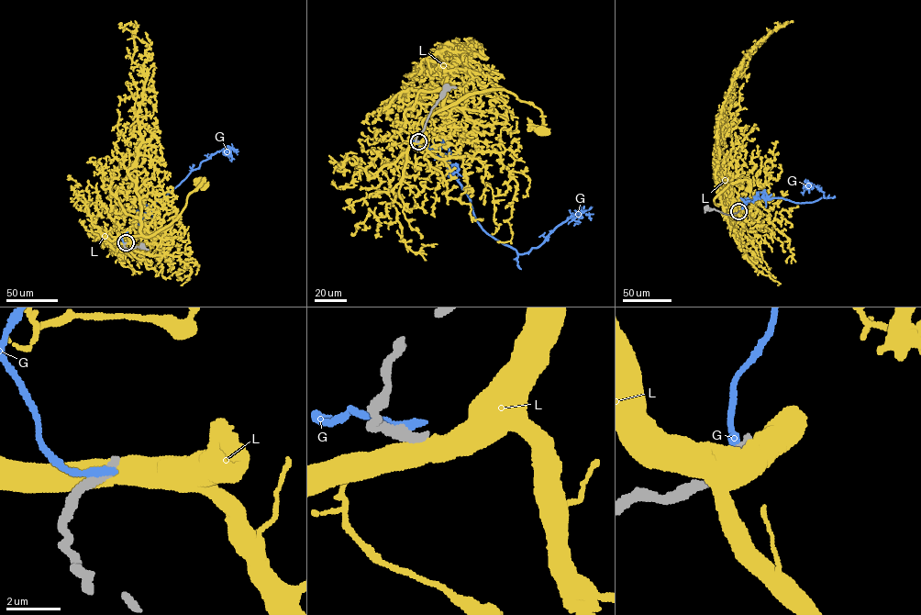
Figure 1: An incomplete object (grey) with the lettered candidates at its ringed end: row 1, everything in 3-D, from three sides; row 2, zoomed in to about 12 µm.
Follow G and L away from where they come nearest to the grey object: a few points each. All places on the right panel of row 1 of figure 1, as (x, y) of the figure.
G: (738, 211), (740, 205), (756, 197), (782, 198), (801, 203), (825, 197), (824, 192), (807, 181), (809, 193)
L: (738, 211), (728, 202), (715, 205), (714, 198), (727, 185), (739, 180), (749, 181), (749, 188)

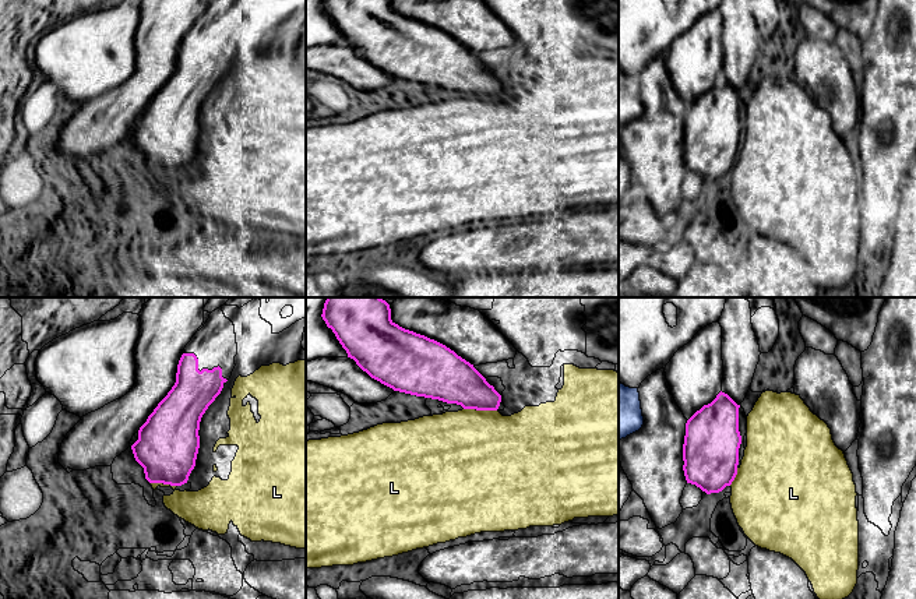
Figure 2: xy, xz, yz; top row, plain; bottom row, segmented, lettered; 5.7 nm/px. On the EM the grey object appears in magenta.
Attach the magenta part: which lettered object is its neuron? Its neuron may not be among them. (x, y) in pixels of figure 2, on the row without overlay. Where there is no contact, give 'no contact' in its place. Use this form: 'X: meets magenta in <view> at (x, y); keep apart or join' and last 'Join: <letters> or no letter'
G: no contact; keep apart
L: meets magenta in xz at (481, 97); keep apart
Join: no letter

